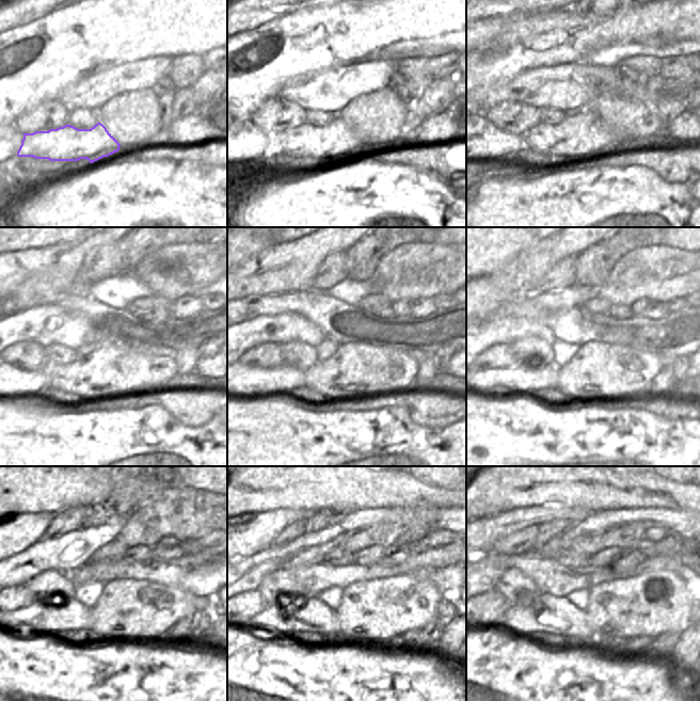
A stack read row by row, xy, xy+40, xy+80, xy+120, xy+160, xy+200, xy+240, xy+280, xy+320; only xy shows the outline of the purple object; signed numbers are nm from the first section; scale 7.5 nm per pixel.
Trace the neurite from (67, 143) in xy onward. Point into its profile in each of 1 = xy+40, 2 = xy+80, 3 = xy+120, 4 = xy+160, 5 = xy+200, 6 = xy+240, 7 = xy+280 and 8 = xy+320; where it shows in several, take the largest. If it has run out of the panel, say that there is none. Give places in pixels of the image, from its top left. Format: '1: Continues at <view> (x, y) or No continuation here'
1: Continues at xy+40 (333, 141)
2: Continues at xy+80 (581, 136)
3: Continues at xy+120 (115, 368)
4: Continues at xy+160 (355, 370)
5: Continues at xy+200 (598, 370)
6: Continues at xy+240 (127, 609)
7: Continues at xy+280 (380, 608)
8: Continues at xy+320 (648, 604).

